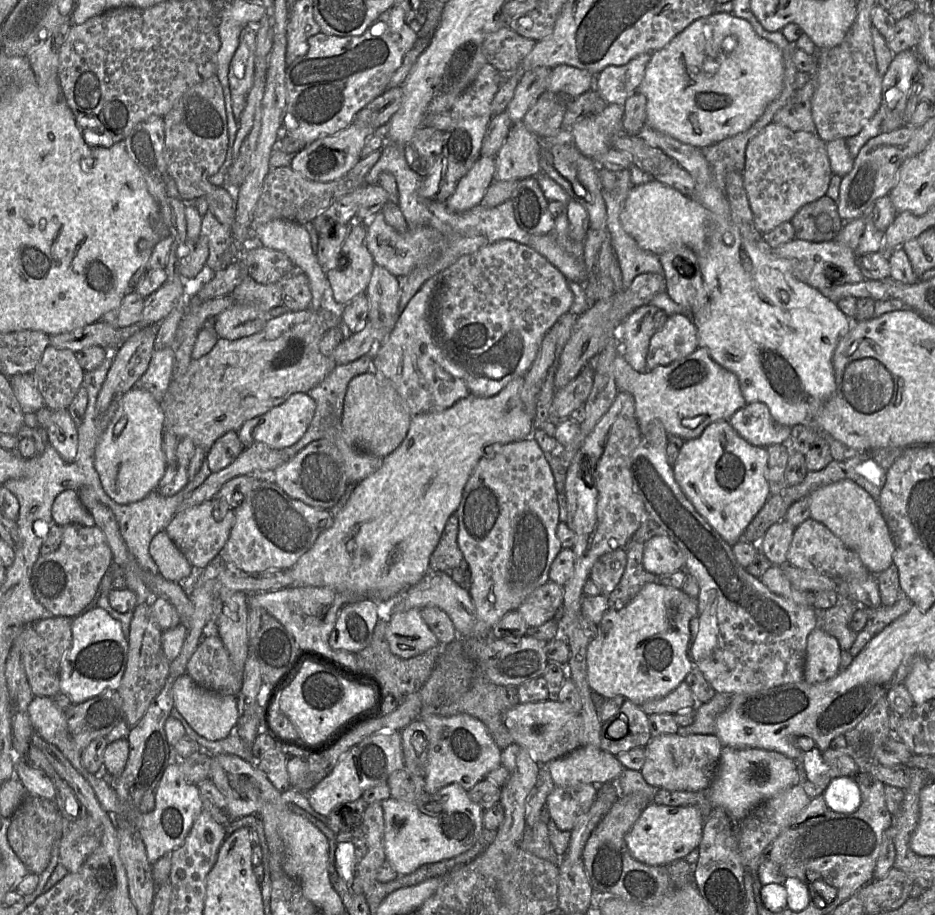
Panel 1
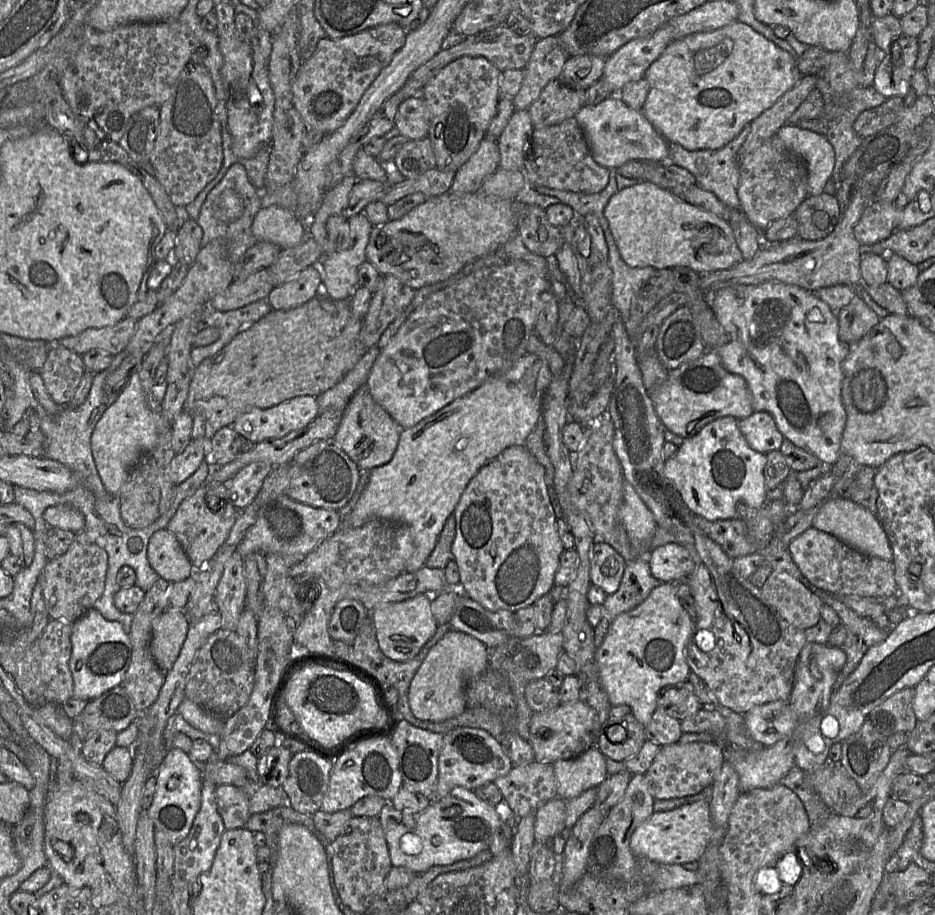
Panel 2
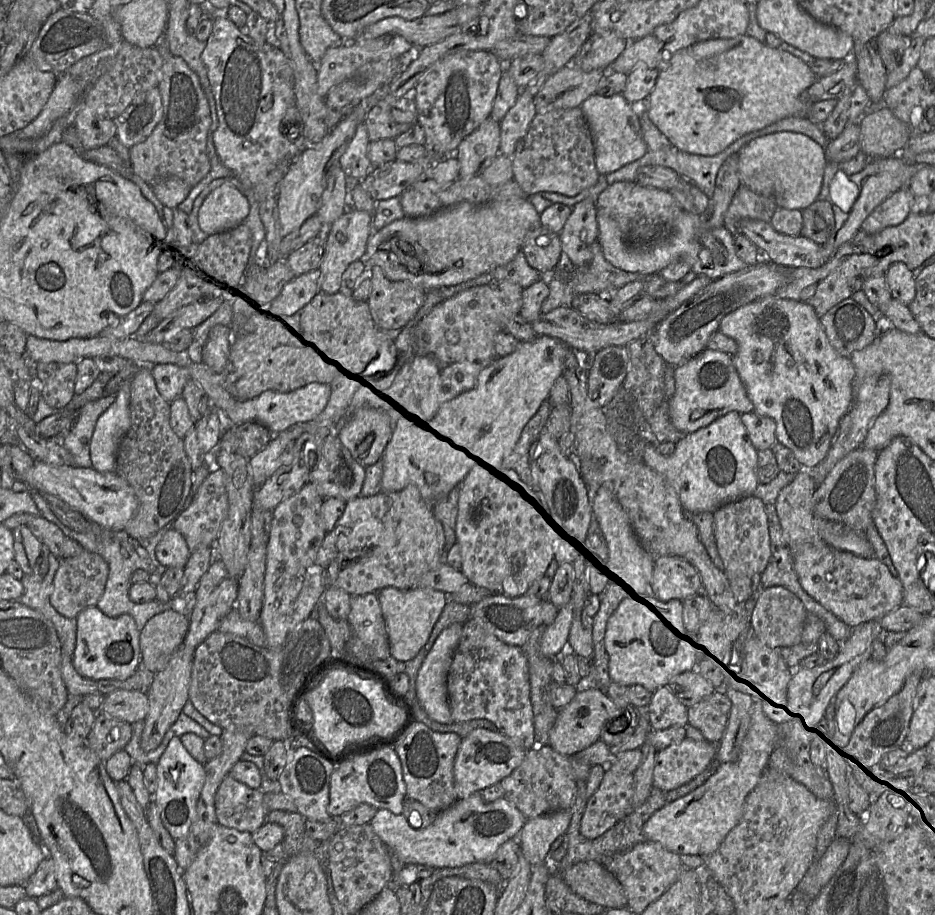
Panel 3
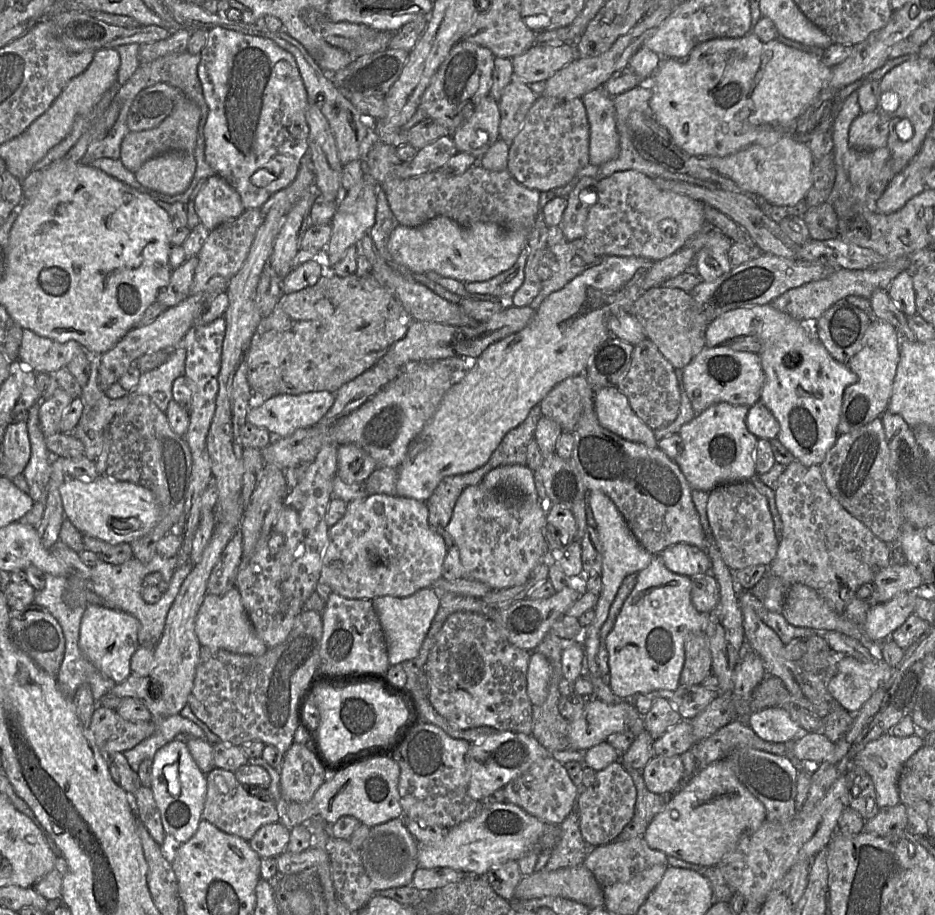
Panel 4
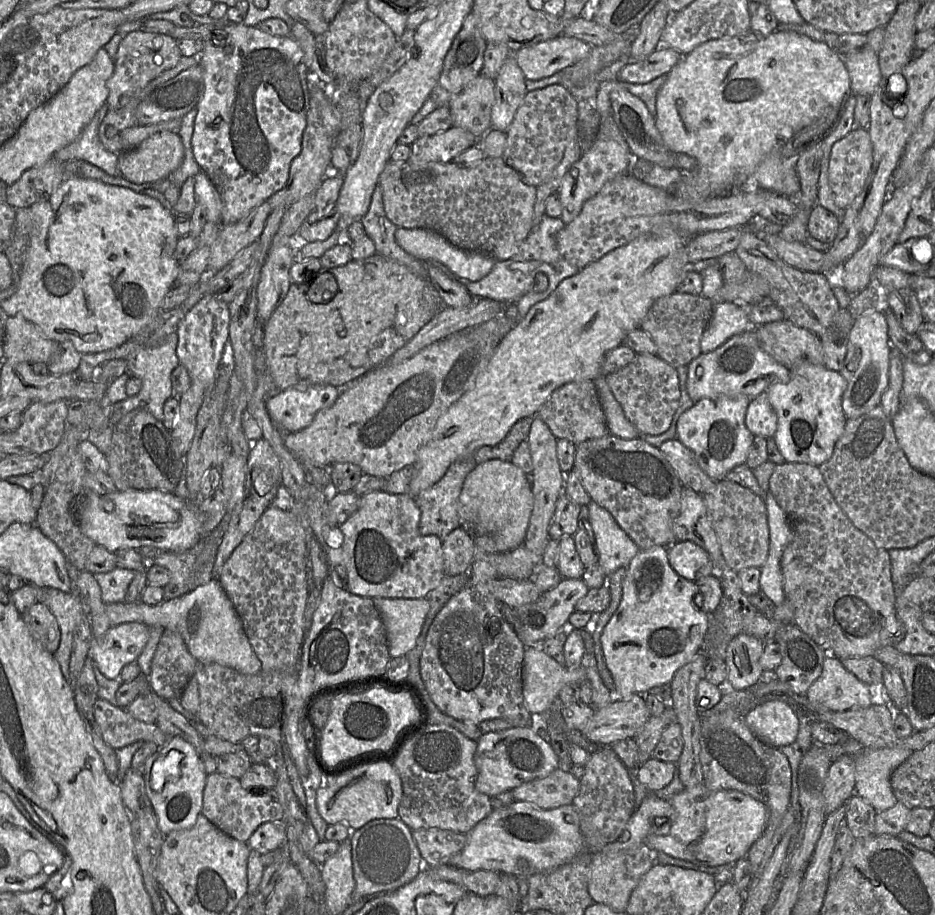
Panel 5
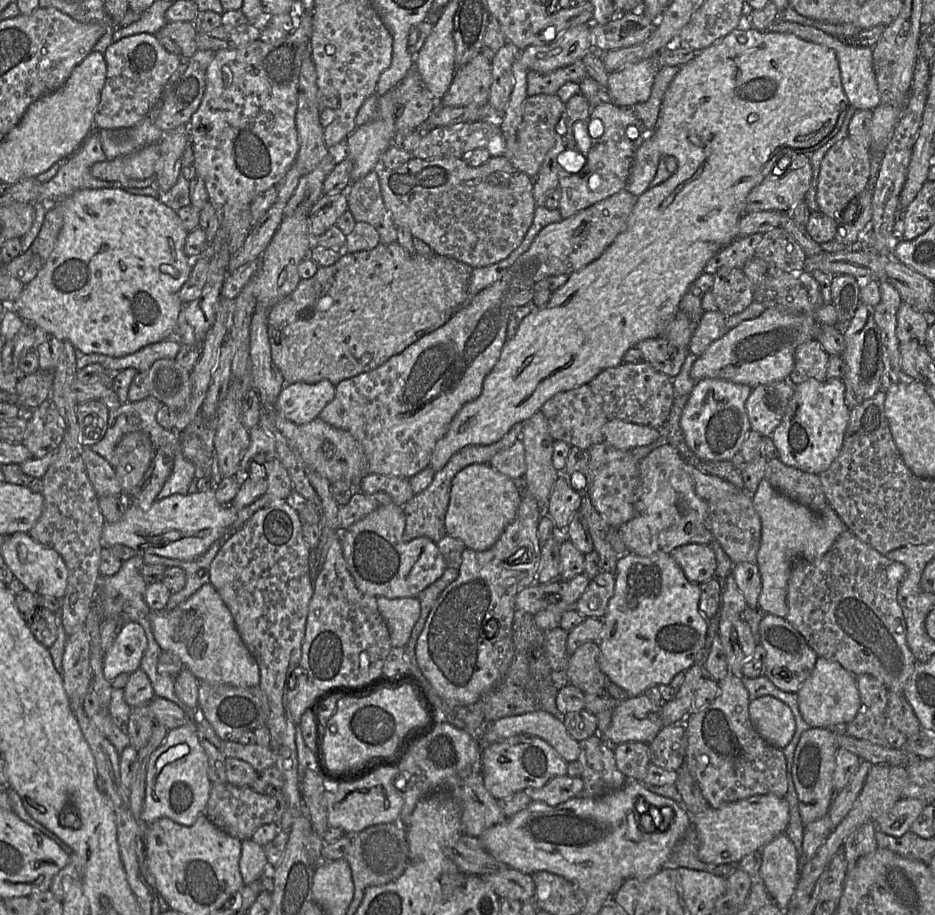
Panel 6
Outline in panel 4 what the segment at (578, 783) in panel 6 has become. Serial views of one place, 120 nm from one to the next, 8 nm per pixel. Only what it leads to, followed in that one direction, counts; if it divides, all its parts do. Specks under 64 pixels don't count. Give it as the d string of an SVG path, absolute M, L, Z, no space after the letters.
M549 754L533 763L505 787L506 801L526 810L539 820L559 825L576 810L579 789L571 780L565 765Z

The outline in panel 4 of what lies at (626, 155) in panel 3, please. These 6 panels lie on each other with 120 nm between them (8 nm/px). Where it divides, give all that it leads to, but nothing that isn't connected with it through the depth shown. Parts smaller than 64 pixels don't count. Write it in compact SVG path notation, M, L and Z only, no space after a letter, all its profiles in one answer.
M602 89L587 92L581 100L589 123L589 163L600 167L619 152L613 97Z

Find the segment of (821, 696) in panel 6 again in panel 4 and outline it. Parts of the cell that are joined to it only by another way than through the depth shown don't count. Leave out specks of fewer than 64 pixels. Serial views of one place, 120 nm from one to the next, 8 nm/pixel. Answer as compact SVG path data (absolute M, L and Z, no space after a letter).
M841 656L837 673L827 682L827 690L835 703L855 715L893 673L894 669L881 659L864 663Z

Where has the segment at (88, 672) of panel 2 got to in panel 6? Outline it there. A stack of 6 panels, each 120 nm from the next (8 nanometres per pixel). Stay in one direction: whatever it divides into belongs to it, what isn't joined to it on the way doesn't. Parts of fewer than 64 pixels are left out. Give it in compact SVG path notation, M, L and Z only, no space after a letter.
M127 622L105 653L104 676L112 681L120 673L133 673L140 668L148 640L143 627L137 622Z

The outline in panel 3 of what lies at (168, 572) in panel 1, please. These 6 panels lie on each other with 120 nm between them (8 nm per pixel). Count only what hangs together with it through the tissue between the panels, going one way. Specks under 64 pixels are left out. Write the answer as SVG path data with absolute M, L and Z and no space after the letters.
M168 530L155 548L155 555L160 564L166 568L185 568L190 551L184 537L176 530Z

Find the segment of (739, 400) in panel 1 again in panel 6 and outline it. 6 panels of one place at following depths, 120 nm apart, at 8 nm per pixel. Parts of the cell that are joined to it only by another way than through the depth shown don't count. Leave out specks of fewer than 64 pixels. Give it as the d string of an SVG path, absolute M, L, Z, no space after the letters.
M766 308L760 316L741 322L712 342L694 361L690 376L694 382L717 378L751 388L789 380L794 368L795 349L798 345L814 339L814 324L813 317Z

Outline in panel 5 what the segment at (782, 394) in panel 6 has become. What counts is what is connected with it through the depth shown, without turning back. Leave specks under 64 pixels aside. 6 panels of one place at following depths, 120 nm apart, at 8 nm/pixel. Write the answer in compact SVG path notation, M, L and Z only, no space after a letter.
M766 391L750 400L745 414L745 425L753 435L766 439L774 436L777 430L777 414Z

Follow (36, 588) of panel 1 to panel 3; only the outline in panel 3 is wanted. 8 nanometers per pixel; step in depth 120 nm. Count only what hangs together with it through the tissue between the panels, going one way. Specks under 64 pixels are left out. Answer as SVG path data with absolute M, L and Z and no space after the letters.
M83 550L78 556L59 560L59 568L53 579L50 603L62 616L77 618L78 614L86 608L97 606L105 589L109 566L101 555L87 550Z

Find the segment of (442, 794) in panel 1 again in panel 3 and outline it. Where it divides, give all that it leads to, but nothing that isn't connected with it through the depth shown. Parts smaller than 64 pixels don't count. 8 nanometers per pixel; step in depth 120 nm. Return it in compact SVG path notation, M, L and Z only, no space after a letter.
M476 792L469 797L458 799L449 808L439 812L432 824L426 828L414 829L402 814L395 815L387 809L377 810L369 824L399 865L419 864L437 868L453 868L493 860L499 846L507 840L517 837L525 822L525 816L505 797L487 802L479 792Z

